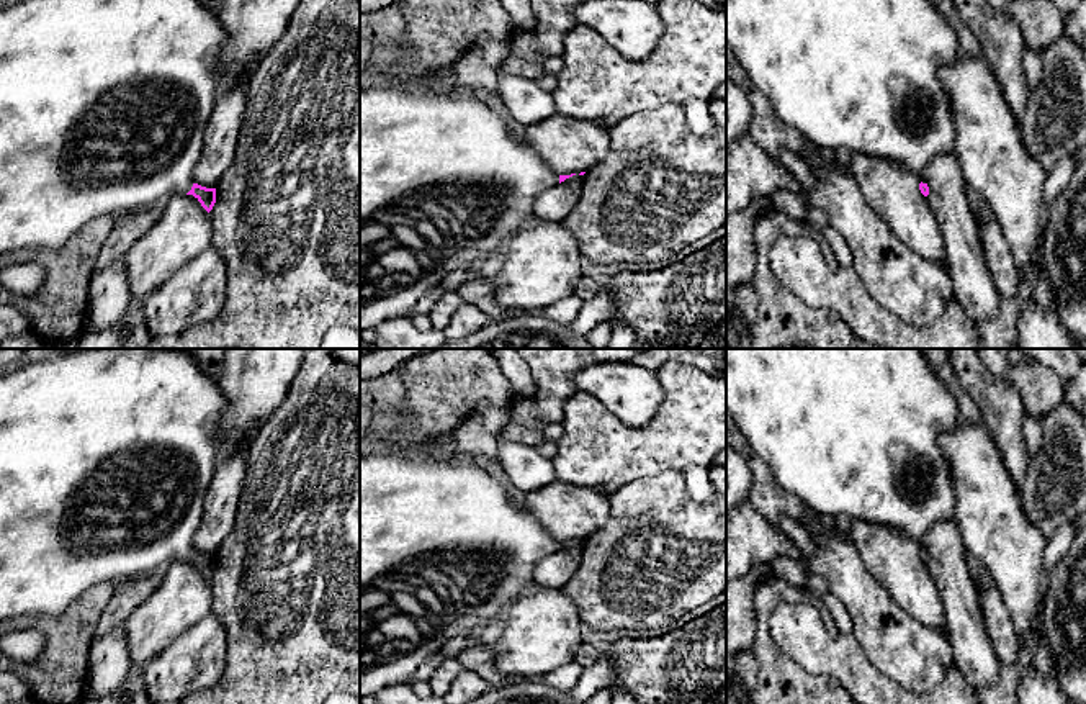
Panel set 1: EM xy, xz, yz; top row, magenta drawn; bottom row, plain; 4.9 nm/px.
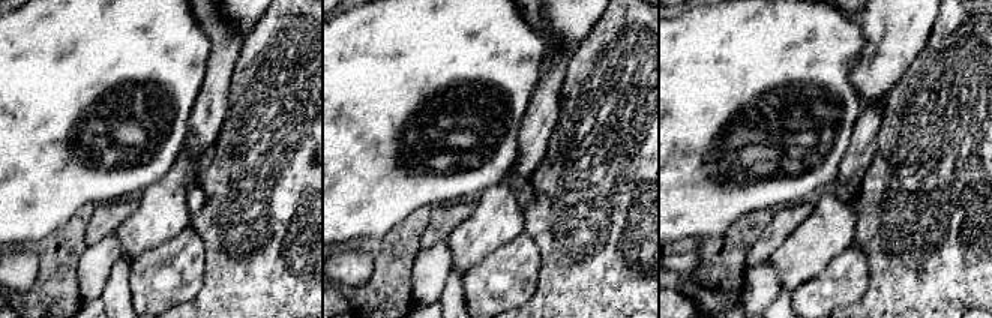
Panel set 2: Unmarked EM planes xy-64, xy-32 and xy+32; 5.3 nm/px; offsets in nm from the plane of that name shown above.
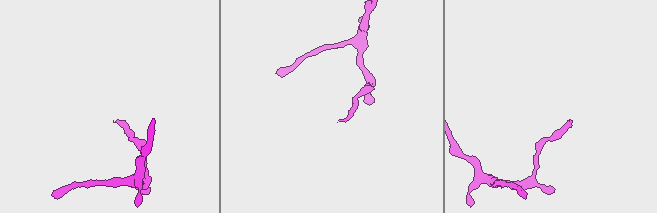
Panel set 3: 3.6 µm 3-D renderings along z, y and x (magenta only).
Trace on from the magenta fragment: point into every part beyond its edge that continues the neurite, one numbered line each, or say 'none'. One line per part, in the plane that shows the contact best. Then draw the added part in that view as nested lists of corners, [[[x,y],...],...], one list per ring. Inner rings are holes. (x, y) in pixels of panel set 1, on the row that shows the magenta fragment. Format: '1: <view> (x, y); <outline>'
1: xy (103, 103); [[[20,0],[0,7],[0,255],[26,249],[57,249],[92,219],[110,214],[123,216],[152,206],[162,206],[173,195],[185,195],[191,190],[193,170],[200,162],[204,129],[214,110],[219,92],[219,59],[227,39],[214,11],[208,10],[201,0]]]

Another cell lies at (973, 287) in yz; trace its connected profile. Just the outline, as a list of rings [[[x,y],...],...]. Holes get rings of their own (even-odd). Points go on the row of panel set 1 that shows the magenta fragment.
[[[955,152],[937,156],[924,170],[929,205],[945,242],[949,273],[955,298],[972,321],[993,319],[1001,306],[1001,293],[990,275],[980,224],[970,210],[967,183]]]

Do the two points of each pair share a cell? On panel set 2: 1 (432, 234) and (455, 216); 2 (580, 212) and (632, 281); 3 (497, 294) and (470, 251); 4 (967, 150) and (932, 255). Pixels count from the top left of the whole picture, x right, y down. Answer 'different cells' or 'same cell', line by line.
1: same cell
2: same cell
3: different cells
4: same cell

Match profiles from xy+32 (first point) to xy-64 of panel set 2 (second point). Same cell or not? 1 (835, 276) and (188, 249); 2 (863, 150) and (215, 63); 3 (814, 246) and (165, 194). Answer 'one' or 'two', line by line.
1: one
2: one
3: one

